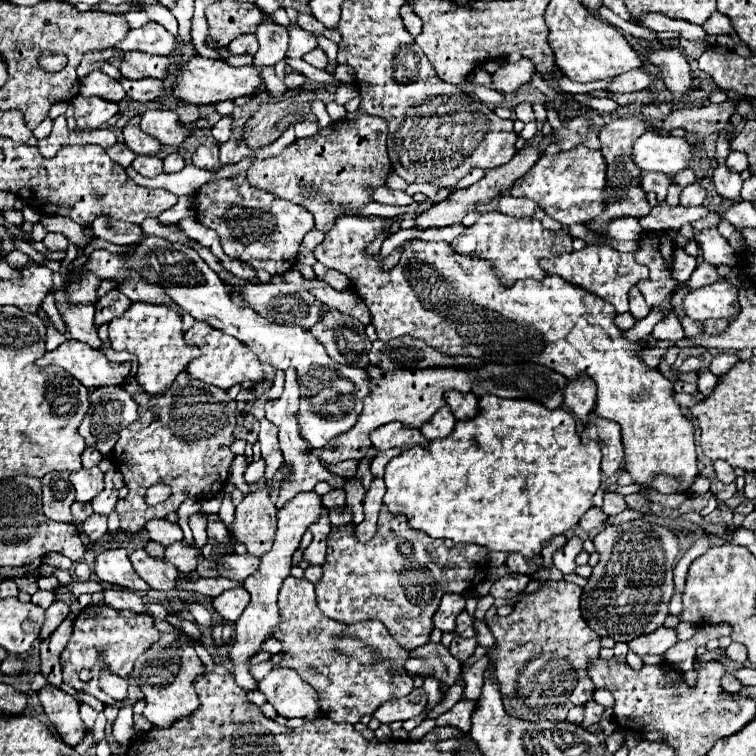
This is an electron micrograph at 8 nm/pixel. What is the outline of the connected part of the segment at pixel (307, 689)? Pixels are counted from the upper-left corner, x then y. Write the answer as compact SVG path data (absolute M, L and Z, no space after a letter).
M273 668L257 688L265 694L267 702L277 710L279 716L305 720L323 716L317 692L289 668Z

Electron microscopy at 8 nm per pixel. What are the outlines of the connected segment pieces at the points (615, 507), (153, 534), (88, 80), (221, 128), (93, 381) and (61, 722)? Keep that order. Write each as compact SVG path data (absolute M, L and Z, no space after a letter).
M607 492L607 494L605 494L605 502L603 502L601 510L603 510L607 516L619 514L619 512L623 512L625 508L627 508L627 506L625 506L623 496L619 496L619 494L615 494L615 492Z
M149 520L145 524L145 530L149 534L149 540L159 542L163 546L183 540L183 532L181 532L179 524L173 524L169 520Z
M99 70L81 78L79 94L81 96L97 96L97 98L117 102L117 104L125 98L125 90L121 88L121 84L117 84L117 80L109 78L107 74L103 74Z
M221 118L215 126L213 126L213 130L211 130L211 134L213 134L213 138L217 140L217 144L221 146L221 144L225 144L227 140L229 140L229 136L231 136L231 118Z
M67 340L51 352L45 352L43 358L35 362L37 366L61 366L73 378L77 378L85 388L101 386L119 386L131 372L131 364L115 364L105 358L101 350L95 350L83 342Z
M55 686L43 688L39 692L39 700L61 740L69 746L81 744L87 734L87 728L79 716L79 702Z

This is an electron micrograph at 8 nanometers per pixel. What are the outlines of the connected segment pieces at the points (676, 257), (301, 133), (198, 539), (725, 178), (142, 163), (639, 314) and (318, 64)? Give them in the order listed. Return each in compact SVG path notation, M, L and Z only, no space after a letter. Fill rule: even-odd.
M683 250L673 252L673 278L677 280L679 286L691 278L695 266L697 266L697 262L693 256L685 254Z
M303 120L303 122L297 122L297 124L295 124L295 134L297 134L297 138L311 136L311 134L315 134L317 130L319 130L317 122L311 122L311 120Z
M199 510L195 514L189 516L189 528L193 532L193 538L195 538L195 546L197 550L201 550L205 544L207 544L207 516Z
M717 166L717 170L713 172L713 184L715 184L715 192L727 200L739 200L739 192L741 192L741 176L731 172L727 166Z
M137 156L133 162L135 172L139 172L141 176L147 178L155 178L157 174L163 172L163 162L159 156Z
M633 288L633 292L629 292L629 304L631 304L629 312L633 314L635 320L641 320L641 318L645 318L649 314L649 306L645 304L645 300L643 300L643 296L641 296L641 292L637 288Z
M309 52L309 54L303 56L303 60L309 62L311 66L315 66L315 68L327 68L327 56L325 56L325 52Z

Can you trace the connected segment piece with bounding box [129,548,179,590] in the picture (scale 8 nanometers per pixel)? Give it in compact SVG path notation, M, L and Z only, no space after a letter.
M133 550L129 554L129 560L135 568L135 572L153 588L153 590L173 590L179 570L163 560L151 558L145 550Z

